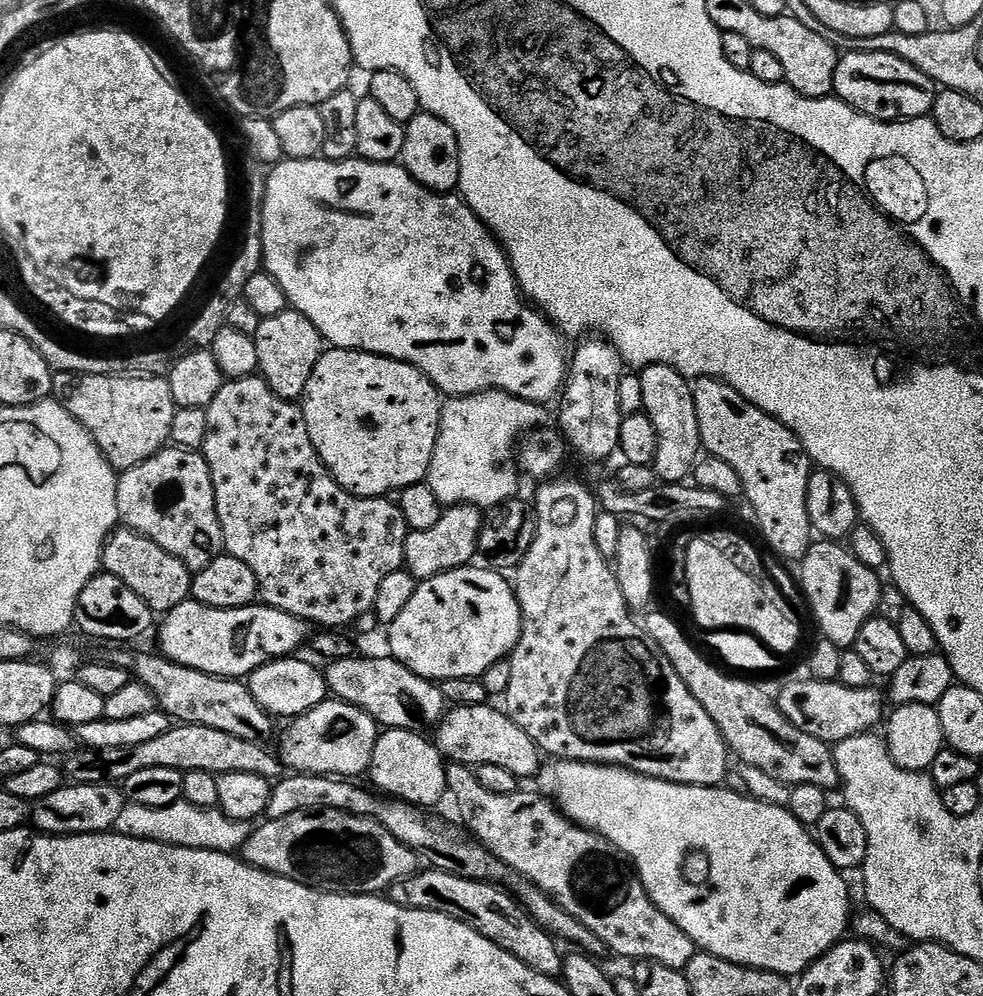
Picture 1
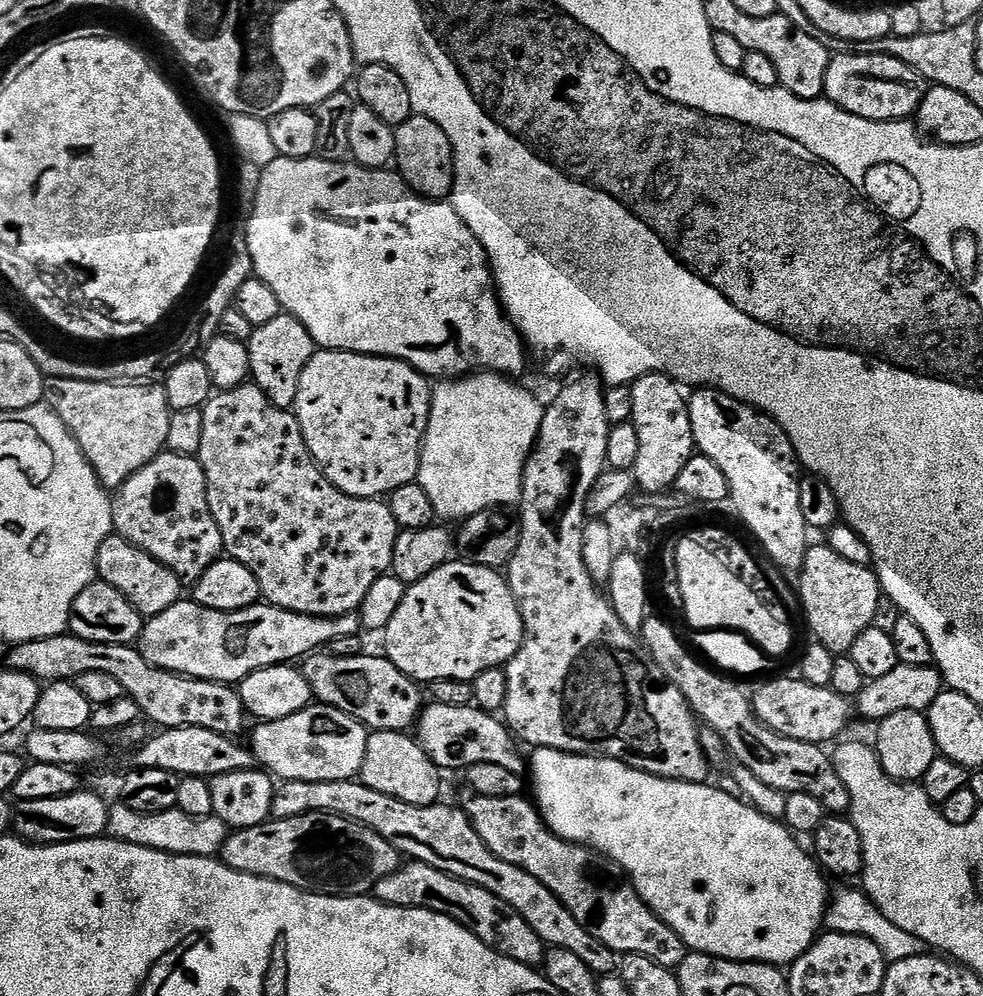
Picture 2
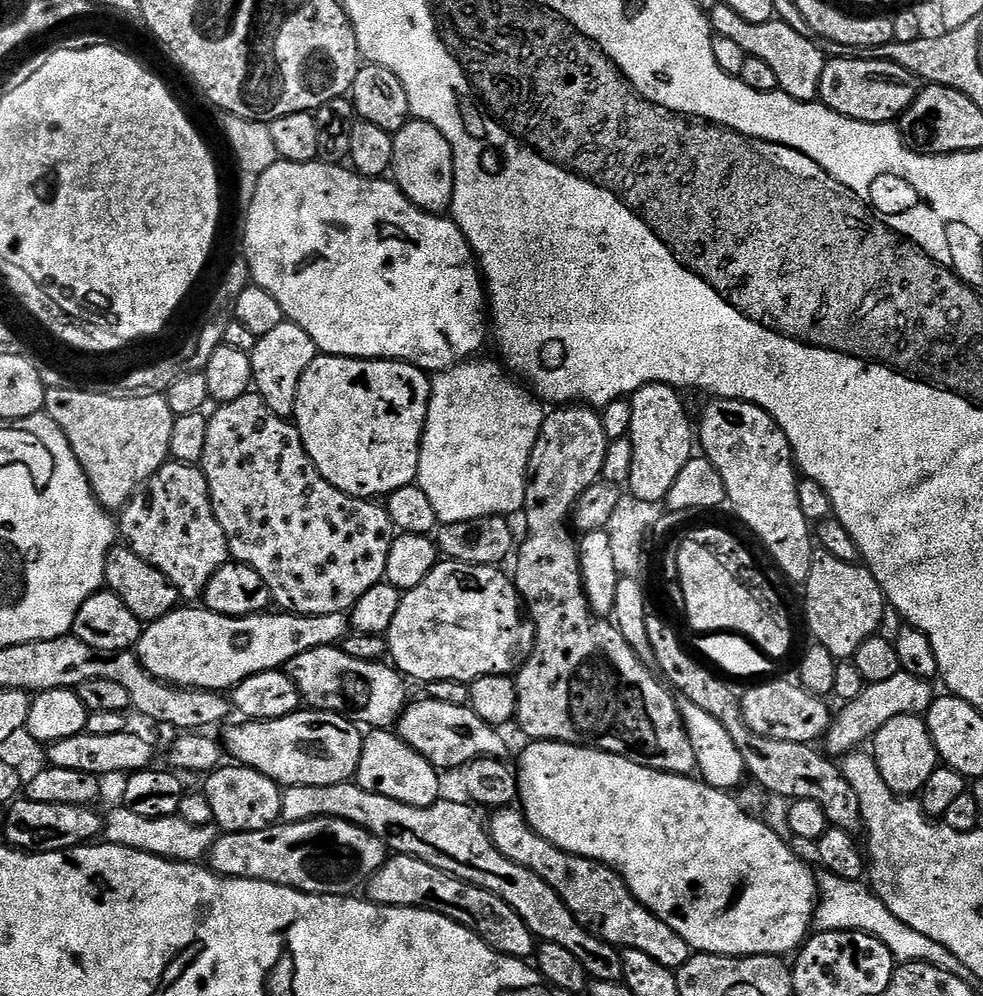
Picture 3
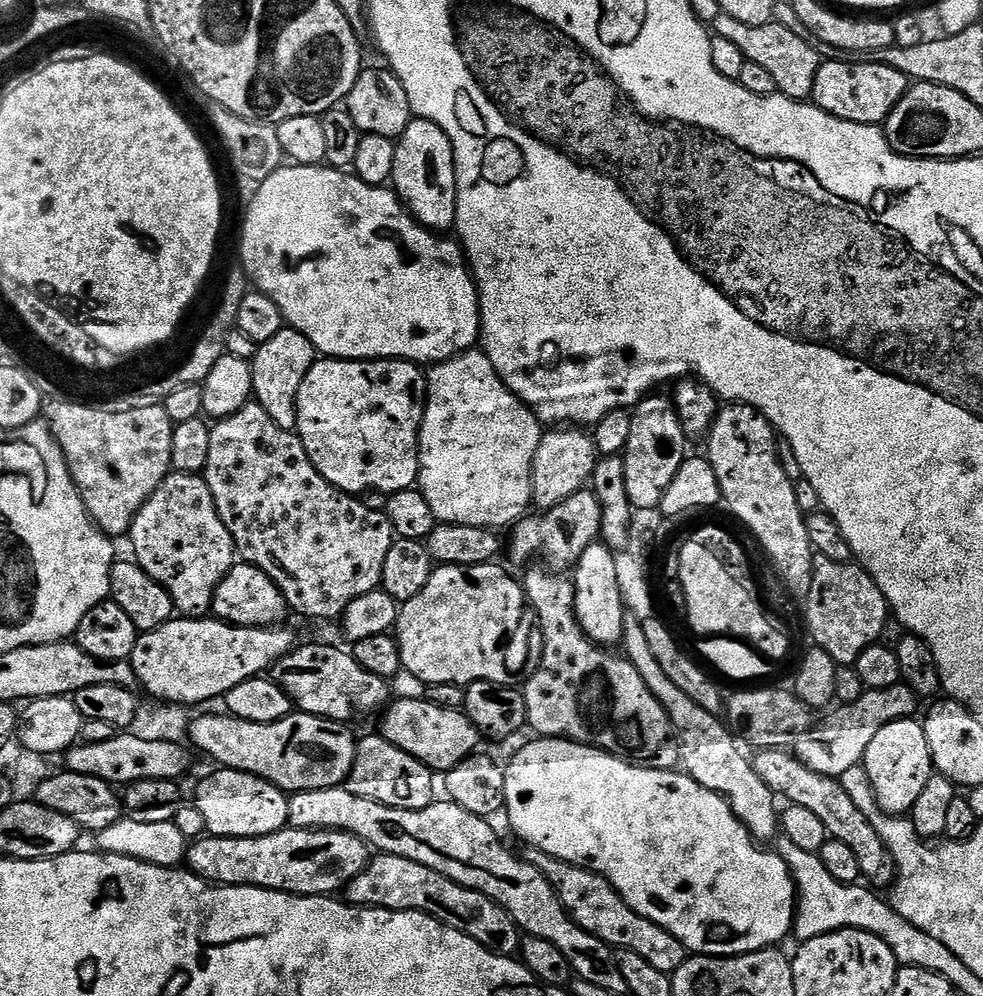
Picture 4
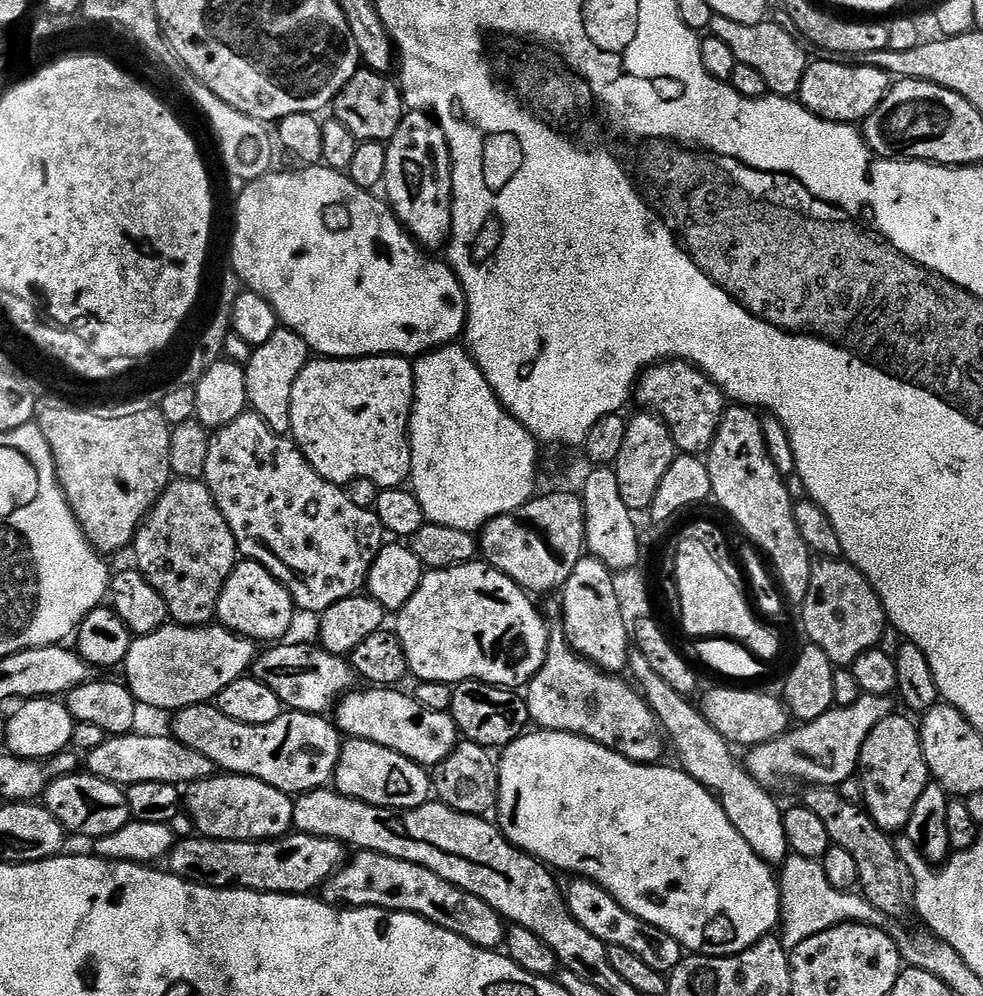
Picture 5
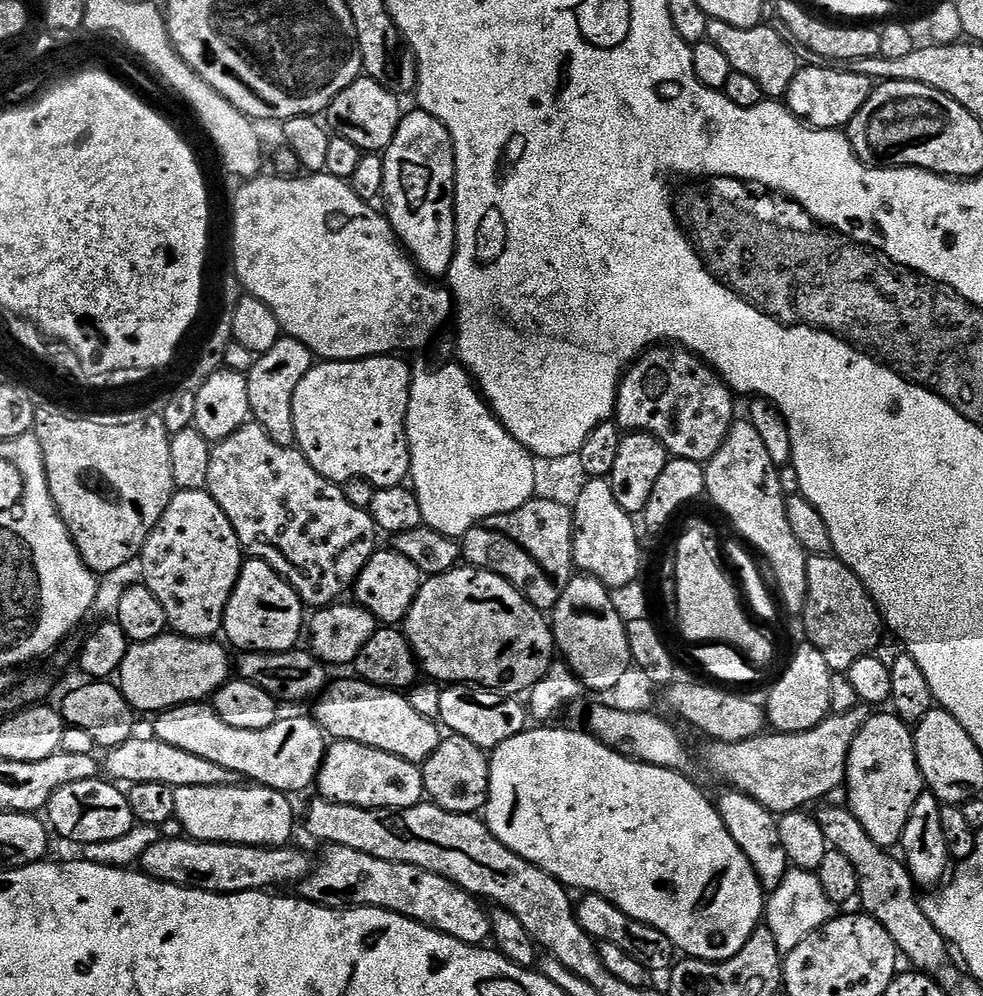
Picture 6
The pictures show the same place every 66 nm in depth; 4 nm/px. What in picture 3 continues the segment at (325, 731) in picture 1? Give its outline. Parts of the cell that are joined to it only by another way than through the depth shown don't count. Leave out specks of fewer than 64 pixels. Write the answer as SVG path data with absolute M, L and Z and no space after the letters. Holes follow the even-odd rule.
M301 710L291 712L288 716L274 718L273 720L248 720L236 724L233 728L223 729L222 743L227 755L232 756L237 765L245 768L253 768L266 778L270 778L275 784L284 788L294 786L334 786L335 784L347 784L353 779L358 770L358 762L362 758L362 746L365 733L361 725L356 721L340 716L337 712L317 712L315 710Z

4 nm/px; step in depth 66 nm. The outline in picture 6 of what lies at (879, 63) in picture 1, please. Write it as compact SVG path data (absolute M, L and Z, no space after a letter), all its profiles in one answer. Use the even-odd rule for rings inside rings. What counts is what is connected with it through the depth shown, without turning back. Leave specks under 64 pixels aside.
M804 66L797 71L786 97L786 107L805 125L814 128L843 129L867 109L874 82L862 74L842 74L830 66Z

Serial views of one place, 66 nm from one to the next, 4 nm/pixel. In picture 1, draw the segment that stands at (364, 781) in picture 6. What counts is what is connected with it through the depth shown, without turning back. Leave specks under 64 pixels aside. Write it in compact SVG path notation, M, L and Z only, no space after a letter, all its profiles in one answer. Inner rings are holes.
M401 728L381 731L374 746L374 758L366 773L367 779L372 779L371 787L385 797L405 800L407 804L414 804L421 810L435 809L432 807L448 792L448 770L439 748L426 737L419 732Z

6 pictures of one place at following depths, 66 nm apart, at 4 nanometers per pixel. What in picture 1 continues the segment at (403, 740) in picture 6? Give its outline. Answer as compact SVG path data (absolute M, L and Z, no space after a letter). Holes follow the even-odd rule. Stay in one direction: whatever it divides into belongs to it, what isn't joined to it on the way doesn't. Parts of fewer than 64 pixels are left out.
M491 703L453 707L434 732L434 743L445 761L469 766L502 766L518 778L532 776L540 768L542 753L530 734L518 727L507 711L491 708Z

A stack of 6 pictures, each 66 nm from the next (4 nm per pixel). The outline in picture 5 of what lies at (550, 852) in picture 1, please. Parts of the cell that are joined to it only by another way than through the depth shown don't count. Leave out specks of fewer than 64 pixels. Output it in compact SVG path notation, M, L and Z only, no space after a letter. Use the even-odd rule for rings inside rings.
M572 878L569 881L568 888L566 884L568 909L578 922L578 926L582 926L582 930L590 930L590 934L594 934L594 938L598 938L603 944L622 946L622 950L630 950L630 954L638 954L638 958L642 958L646 966L651 966L659 972L671 974L680 965L686 955L685 949L681 948L674 937L666 934L666 930L658 930L658 926L650 926L650 922L642 922L642 918L630 914L593 880Z

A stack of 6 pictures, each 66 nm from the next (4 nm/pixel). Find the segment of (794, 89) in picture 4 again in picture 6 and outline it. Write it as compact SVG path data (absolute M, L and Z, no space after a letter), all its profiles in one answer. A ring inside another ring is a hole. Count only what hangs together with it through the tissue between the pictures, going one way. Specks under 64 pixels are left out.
M709 19L707 40L718 46L718 50L722 50L722 54L730 61L732 71L746 74L754 82L758 82L765 97L784 98L787 97L790 84L796 77L798 61L785 33L779 27L767 28L766 25L767 23L761 22L755 28L743 28L730 26L730 22Z

